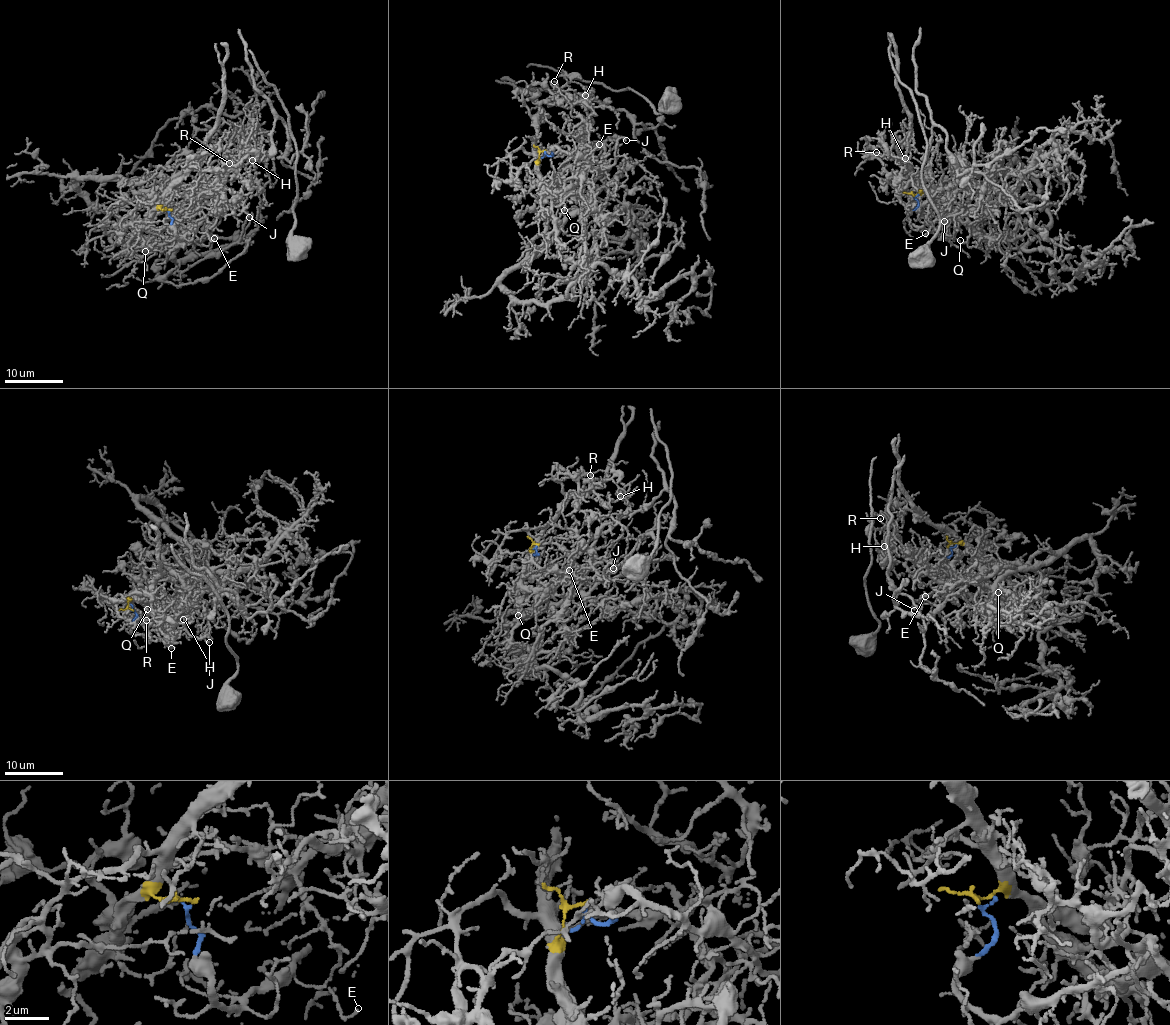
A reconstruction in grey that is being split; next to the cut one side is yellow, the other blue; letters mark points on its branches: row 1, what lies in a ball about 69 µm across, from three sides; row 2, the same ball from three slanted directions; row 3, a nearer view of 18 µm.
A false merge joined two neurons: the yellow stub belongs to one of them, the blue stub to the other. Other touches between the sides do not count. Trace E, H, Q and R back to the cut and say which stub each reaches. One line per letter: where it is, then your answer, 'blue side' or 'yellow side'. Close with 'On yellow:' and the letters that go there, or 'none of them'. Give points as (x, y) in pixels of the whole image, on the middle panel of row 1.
E: (599, 144) | blue side
H: (585, 95) | yellow side
Q: (564, 210) | yellow side
R: (554, 81) | yellow side
On yellow: H, Q, R

